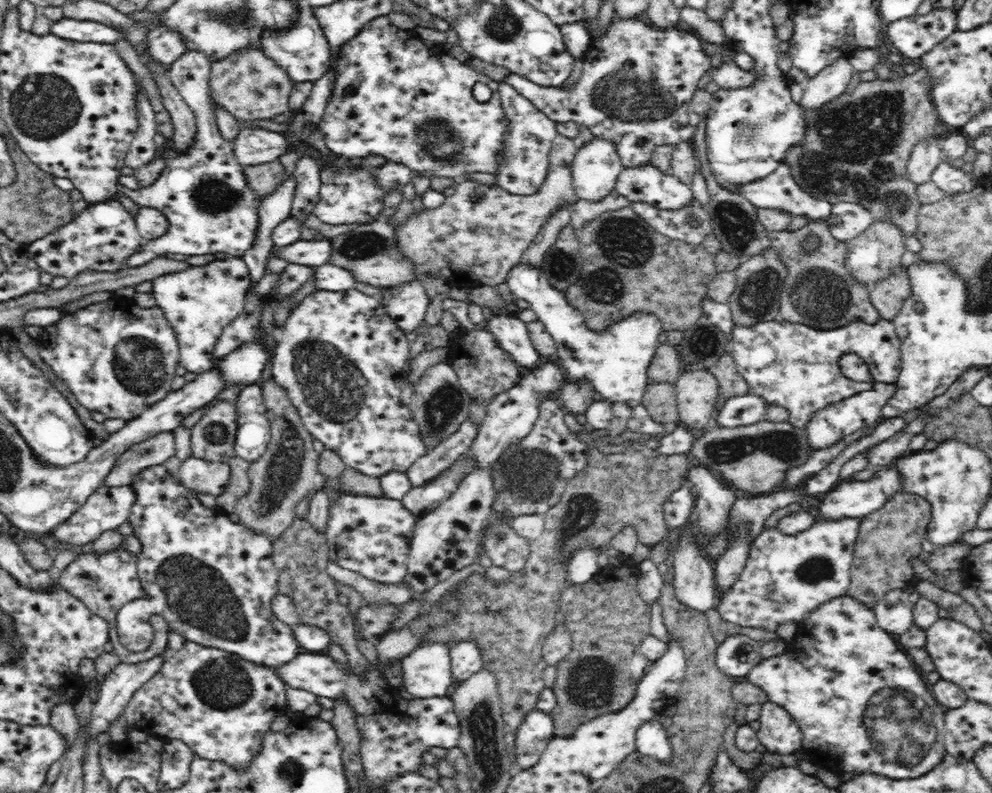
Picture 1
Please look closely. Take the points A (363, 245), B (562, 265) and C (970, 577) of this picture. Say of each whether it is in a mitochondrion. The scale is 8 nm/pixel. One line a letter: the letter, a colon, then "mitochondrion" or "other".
A: mitochondrion
B: mitochondrion
C: other

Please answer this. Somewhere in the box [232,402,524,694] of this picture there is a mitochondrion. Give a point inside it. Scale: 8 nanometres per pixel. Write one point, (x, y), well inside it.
(285, 468)

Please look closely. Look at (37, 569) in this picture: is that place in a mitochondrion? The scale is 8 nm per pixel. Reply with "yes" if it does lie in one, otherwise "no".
no

